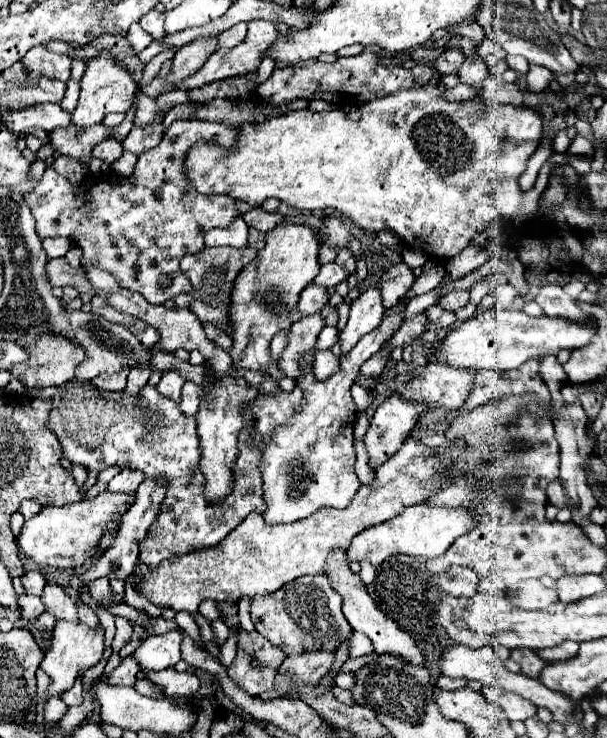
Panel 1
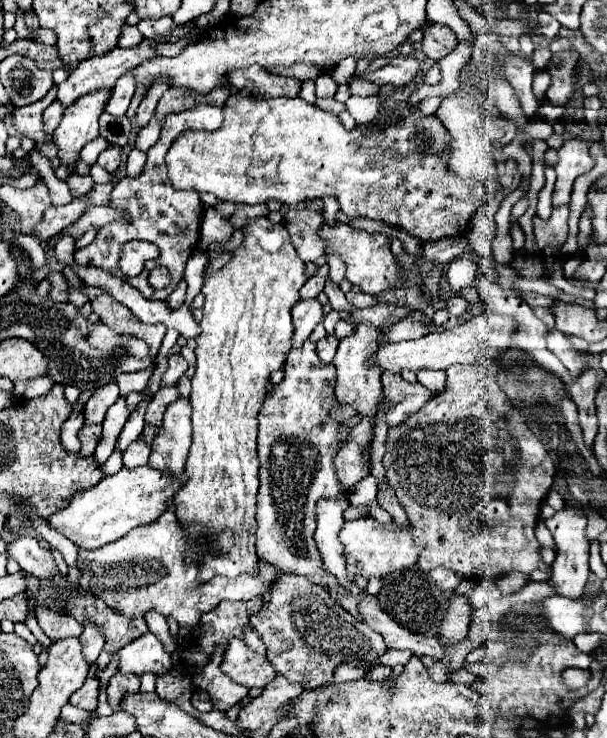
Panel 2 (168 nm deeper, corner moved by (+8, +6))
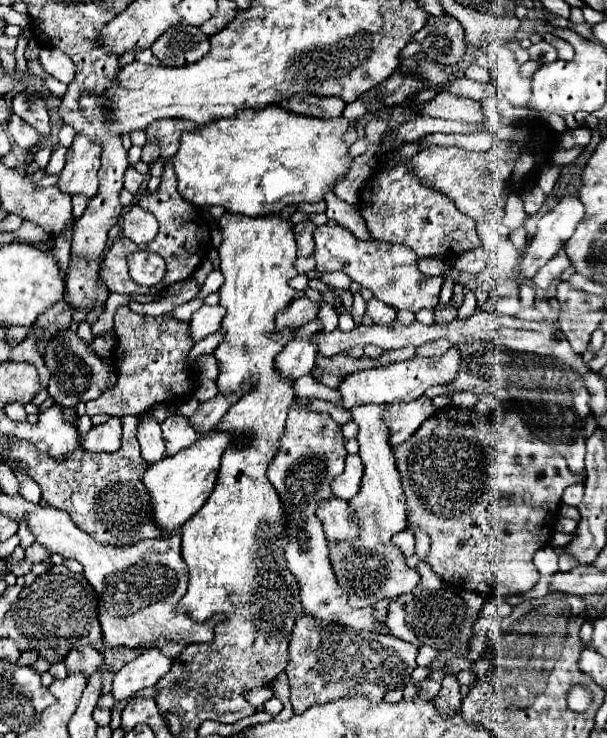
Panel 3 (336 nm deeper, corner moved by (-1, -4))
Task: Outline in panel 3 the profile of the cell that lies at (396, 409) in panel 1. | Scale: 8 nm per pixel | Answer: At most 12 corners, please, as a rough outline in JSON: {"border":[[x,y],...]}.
{"border":[[346,457],[346,469],[332,483],[338,499],[350,501],[360,491],[364,465]]}

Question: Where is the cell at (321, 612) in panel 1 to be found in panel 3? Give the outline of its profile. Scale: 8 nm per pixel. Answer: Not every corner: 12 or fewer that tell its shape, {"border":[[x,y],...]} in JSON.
{"border":[[296,617],[294,713],[404,689],[418,647]]}

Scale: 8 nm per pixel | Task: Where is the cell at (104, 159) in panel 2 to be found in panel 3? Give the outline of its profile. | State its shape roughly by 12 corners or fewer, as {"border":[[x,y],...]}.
{"border":[[134,167],[126,169],[124,189],[132,195],[142,185],[142,175]]}

